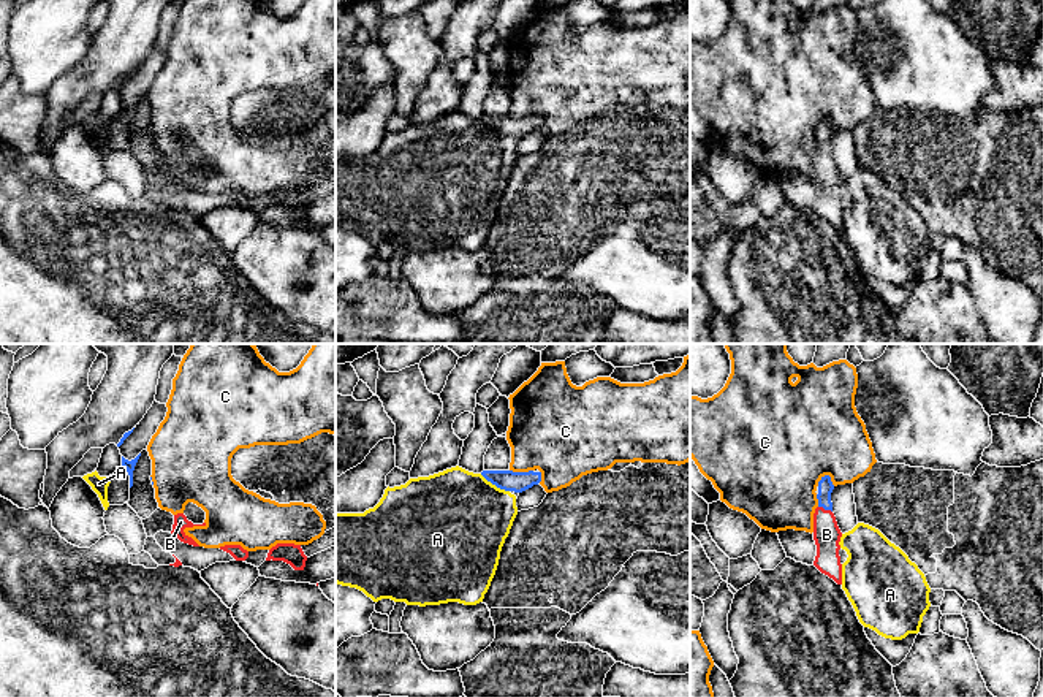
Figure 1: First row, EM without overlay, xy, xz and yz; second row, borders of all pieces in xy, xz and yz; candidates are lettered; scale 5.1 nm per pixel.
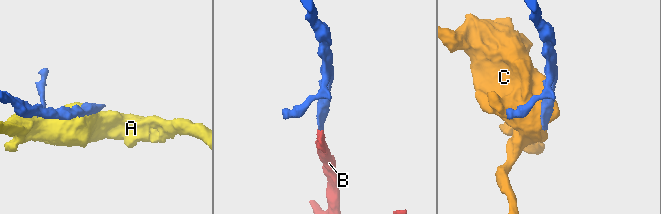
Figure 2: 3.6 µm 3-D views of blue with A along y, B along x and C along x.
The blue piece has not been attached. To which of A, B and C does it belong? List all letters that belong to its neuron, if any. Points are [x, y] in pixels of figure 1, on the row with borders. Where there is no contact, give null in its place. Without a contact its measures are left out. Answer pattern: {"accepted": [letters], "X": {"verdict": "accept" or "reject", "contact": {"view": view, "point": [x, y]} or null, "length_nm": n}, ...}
{"accepted": ["B"], "A": {"verdict": "reject", "contact": {"view": "xz", "point": [494, 483]}, "length_nm": 180}, "B": {"verdict": "accept", "contact": {"view": "yz", "point": [825, 509]}, "length_nm": 80}, "C": {"verdict": "reject", "contact": {"view": "yz", "point": [828, 476]}, "length_nm": 100}}

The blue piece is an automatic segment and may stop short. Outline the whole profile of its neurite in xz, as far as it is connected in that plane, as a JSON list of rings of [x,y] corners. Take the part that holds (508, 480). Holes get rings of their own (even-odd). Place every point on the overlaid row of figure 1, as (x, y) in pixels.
[[[483,470],[481,475],[505,491],[522,493],[541,482],[541,472]]]

